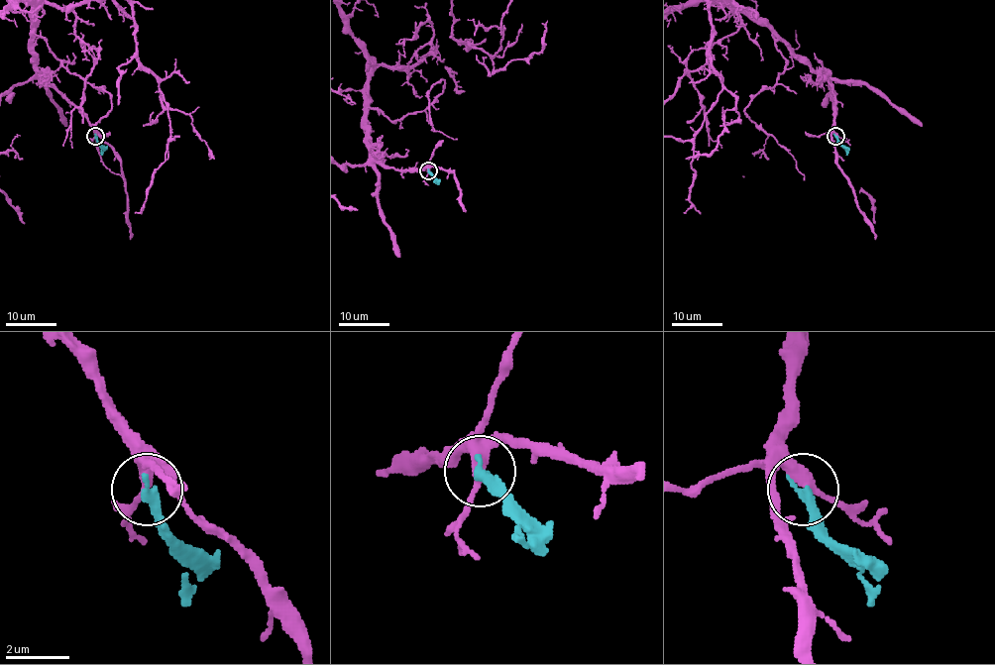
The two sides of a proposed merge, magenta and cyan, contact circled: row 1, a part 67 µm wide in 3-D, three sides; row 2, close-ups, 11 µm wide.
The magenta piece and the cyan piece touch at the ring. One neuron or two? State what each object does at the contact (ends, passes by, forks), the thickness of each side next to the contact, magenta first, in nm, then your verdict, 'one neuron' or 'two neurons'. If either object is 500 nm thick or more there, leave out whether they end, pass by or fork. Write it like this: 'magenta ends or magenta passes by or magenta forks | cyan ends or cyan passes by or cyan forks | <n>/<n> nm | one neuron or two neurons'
magenta passes by | cyan ends | 340/360 nm | two neurons

